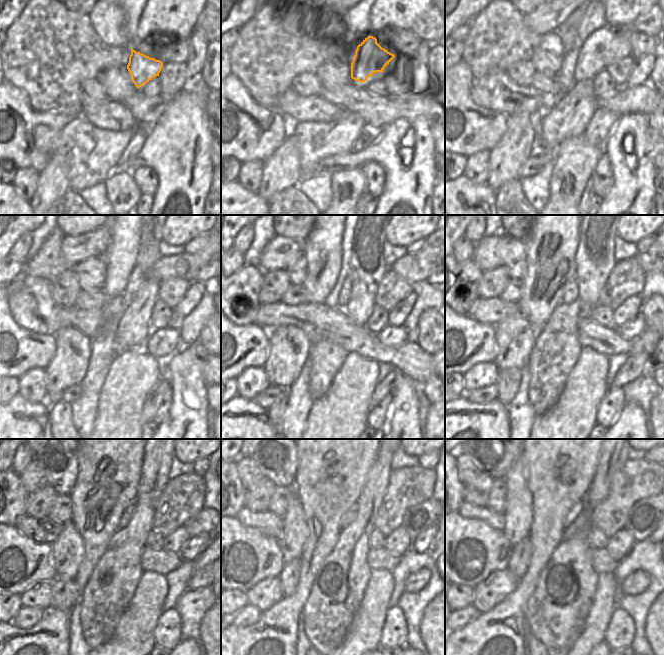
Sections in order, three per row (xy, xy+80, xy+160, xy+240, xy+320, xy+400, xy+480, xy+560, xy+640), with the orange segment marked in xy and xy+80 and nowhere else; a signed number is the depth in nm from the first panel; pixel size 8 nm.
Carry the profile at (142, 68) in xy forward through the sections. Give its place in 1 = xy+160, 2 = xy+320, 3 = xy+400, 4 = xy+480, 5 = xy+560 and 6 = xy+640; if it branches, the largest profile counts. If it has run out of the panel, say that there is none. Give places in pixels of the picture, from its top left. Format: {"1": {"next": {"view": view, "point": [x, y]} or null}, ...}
{"1": {"next": {"view": "xy+160", "point": [605, 46]}}, "2": {"next": {"view": "xy+320", "point": [414, 268]}}, "3": {"next": {"view": "xy+400", "point": [648, 260]}}, "4": {"next": {"view": "xy+480", "point": [127, 514]}}, "5": {"next": {"view": "xy+560", "point": [349, 516]}}, "6": {"next": {"view": "xy+640", "point": [578, 506]}}}

